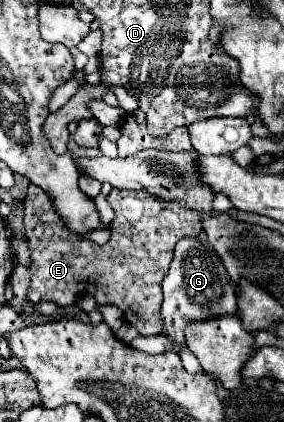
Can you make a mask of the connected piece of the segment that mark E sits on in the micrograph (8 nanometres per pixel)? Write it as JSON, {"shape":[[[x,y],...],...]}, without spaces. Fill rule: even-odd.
{"shape":[[[28,187],[28,195],[24,199],[24,227],[26,227],[26,237],[28,237],[28,249],[32,253],[32,263],[30,263],[30,289],[28,289],[28,299],[32,303],[38,301],[52,301],[58,307],[68,307],[74,305],[80,293],[98,293],[98,303],[110,303],[120,307],[126,313],[126,321],[134,325],[140,335],[160,335],[162,333],[162,317],[160,317],[160,307],[162,307],[162,279],[168,271],[168,265],[172,261],[174,245],[184,239],[184,237],[198,237],[202,231],[202,221],[200,213],[184,207],[180,203],[166,203],[146,191],[120,191],[112,189],[108,195],[110,207],[116,211],[114,217],[114,227],[112,227],[112,237],[104,247],[98,247],[92,243],[88,237],[80,237],[70,233],[56,211],[52,209],[50,197],[36,187]]]}

